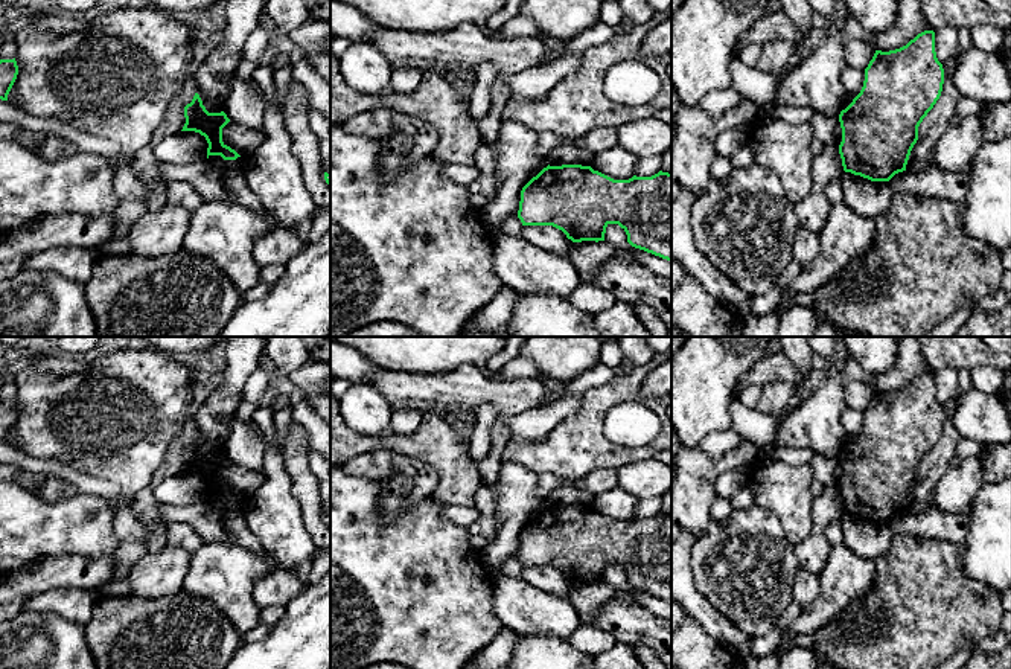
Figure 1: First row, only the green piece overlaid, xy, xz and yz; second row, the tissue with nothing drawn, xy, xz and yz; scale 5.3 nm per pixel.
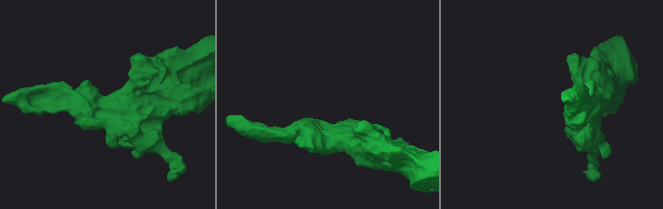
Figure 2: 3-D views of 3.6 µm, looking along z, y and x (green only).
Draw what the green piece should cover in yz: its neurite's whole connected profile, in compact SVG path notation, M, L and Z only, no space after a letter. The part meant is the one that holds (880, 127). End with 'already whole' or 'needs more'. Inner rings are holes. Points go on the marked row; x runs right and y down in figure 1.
M933 30L900 49L875 50L860 93L839 114L844 171L871 181L889 181L906 171L918 126L939 99L942 84Z | already whole

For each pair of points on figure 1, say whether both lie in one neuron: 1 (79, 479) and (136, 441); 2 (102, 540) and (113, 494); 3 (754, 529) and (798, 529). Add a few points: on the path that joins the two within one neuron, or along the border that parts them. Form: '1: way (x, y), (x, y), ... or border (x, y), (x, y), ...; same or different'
1: border (55, 459), (108, 479), (119, 492); different
2: border (81, 491), (101, 496), (110, 506); different
3: border (755, 505), (777, 517), (784, 537), (792, 546); different

